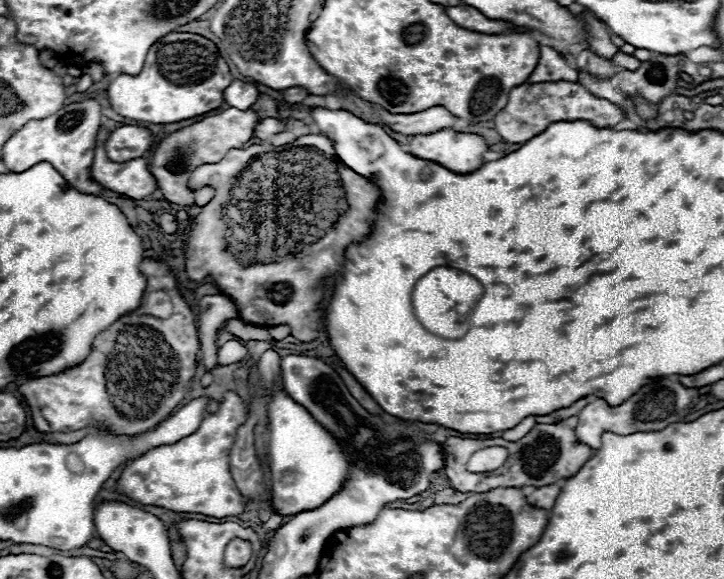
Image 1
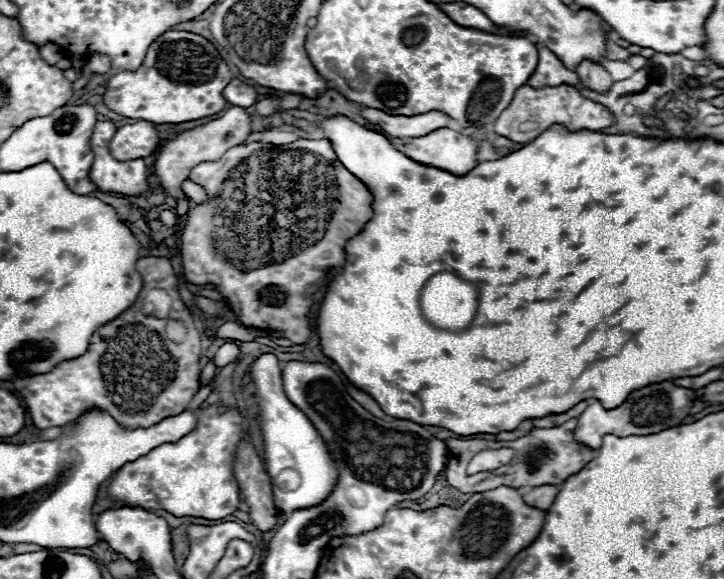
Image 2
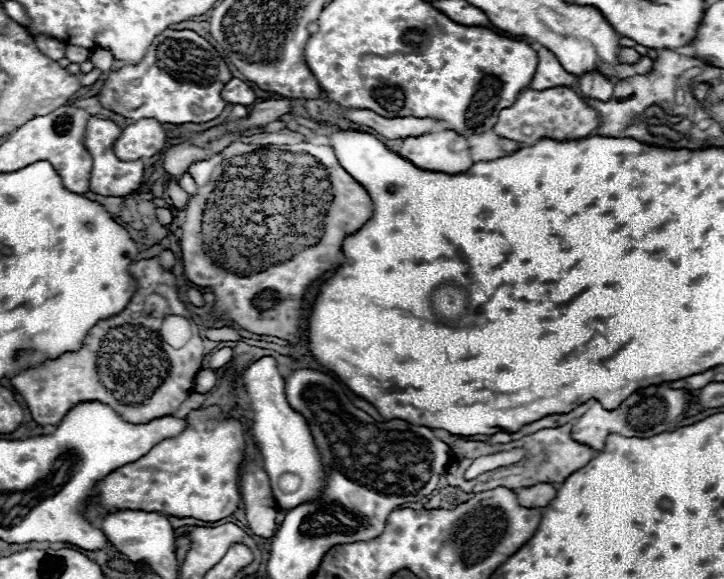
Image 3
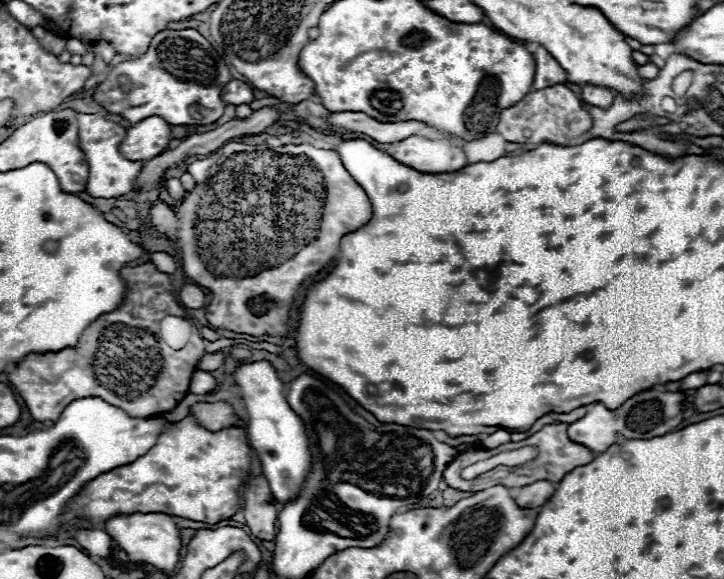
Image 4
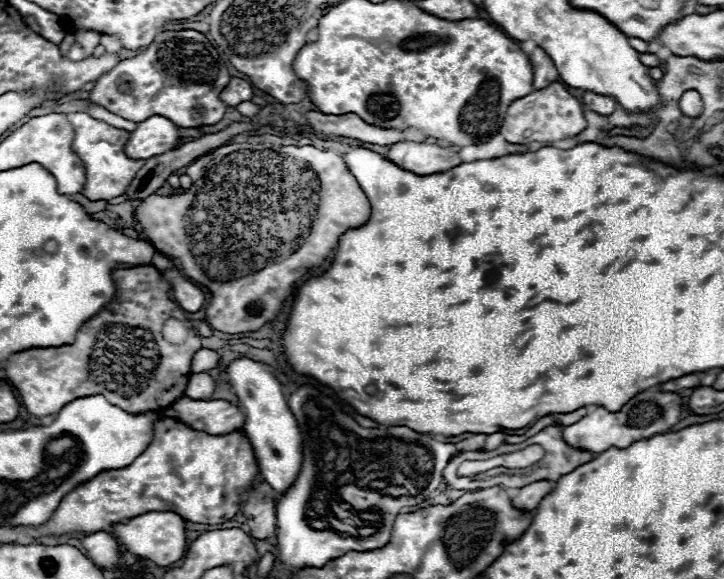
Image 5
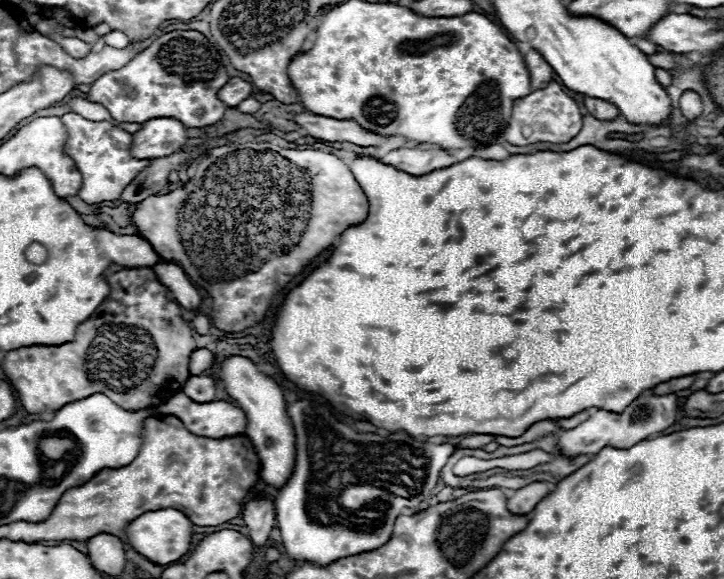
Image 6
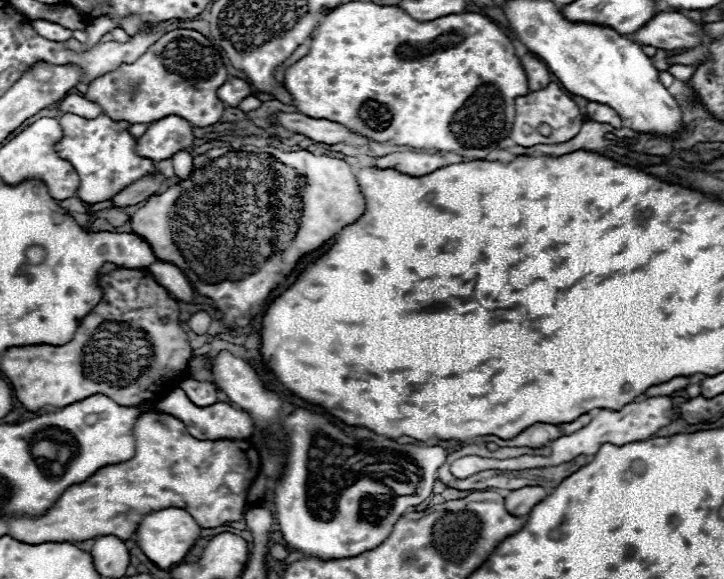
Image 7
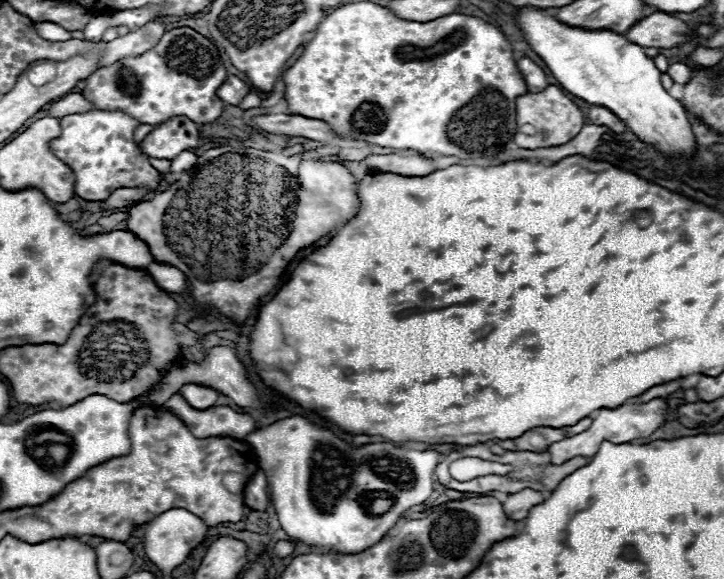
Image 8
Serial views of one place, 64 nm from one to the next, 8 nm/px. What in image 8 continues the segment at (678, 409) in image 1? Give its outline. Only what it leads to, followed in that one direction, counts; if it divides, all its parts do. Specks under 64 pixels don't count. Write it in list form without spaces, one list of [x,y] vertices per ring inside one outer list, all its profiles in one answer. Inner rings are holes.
[[[654,398],[646,404],[630,404],[630,406],[620,406],[616,410],[608,410],[608,408],[602,408],[598,412],[598,416],[594,418],[592,426],[586,430],[586,432],[580,432],[576,436],[570,436],[570,438],[564,438],[560,442],[554,442],[548,452],[550,452],[550,462],[552,464],[562,464],[564,460],[570,460],[572,456],[588,456],[592,458],[600,444],[604,440],[610,440],[614,444],[626,444],[626,442],[632,442],[636,438],[646,438],[650,436],[660,424],[666,422],[666,410],[668,410],[668,404],[662,400],[662,398]]]

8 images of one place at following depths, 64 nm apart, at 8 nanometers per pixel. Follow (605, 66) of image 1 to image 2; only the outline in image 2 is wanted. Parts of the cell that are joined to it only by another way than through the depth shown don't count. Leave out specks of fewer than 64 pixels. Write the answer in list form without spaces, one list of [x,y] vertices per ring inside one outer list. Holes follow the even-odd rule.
[[[584,60],[578,68],[576,68],[578,76],[580,76],[580,84],[586,88],[592,88],[596,92],[608,92],[608,88],[614,84],[610,74],[606,72],[604,66],[594,64],[590,60]]]

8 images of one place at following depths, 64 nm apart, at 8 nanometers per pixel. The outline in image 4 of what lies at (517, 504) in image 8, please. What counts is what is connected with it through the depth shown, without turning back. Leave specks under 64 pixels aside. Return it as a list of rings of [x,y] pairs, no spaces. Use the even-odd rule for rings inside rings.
[[[540,480],[540,482],[534,482],[534,484],[522,486],[520,492],[518,492],[518,498],[514,498],[514,500],[520,508],[538,508],[554,494],[554,490],[556,488],[554,488],[552,482]]]

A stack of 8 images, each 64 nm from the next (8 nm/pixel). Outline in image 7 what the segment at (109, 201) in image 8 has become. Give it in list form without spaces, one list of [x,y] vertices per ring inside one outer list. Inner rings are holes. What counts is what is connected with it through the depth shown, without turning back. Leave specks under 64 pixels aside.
[[[156,172],[156,176],[144,176],[144,178],[140,178],[140,180],[136,180],[134,184],[126,186],[124,190],[120,190],[120,192],[112,198],[112,202],[114,202],[114,206],[118,206],[118,208],[138,204],[138,202],[142,202],[144,198],[156,194],[158,188],[160,188],[160,184],[162,184],[162,180],[164,180],[164,176],[162,176],[160,172]]]

